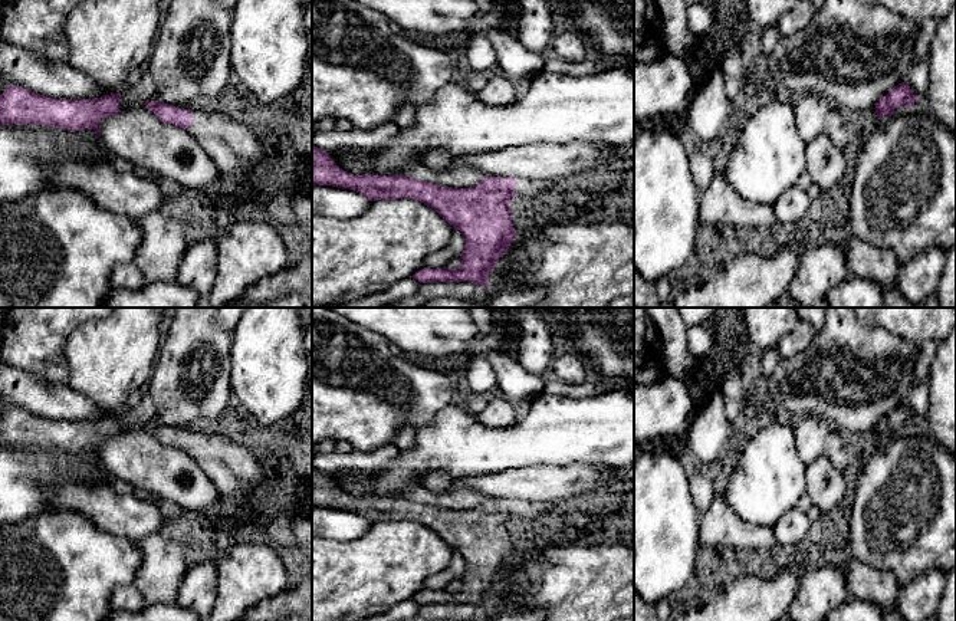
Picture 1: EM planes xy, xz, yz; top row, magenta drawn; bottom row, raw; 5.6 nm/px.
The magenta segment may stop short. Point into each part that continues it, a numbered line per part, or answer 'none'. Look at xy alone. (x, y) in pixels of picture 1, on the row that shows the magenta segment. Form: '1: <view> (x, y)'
1: xy (235, 150)

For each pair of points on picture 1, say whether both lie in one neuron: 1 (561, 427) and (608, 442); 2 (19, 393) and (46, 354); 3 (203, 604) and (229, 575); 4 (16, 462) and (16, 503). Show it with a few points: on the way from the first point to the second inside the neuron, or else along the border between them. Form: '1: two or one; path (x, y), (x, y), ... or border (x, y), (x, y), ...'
1: one; path (572, 430), (597, 430)
2: two; border (15, 367), (65, 384)
3: two; border (216, 561), (216, 601), (213, 605)
4: one; path (16, 472), (16, 493)

